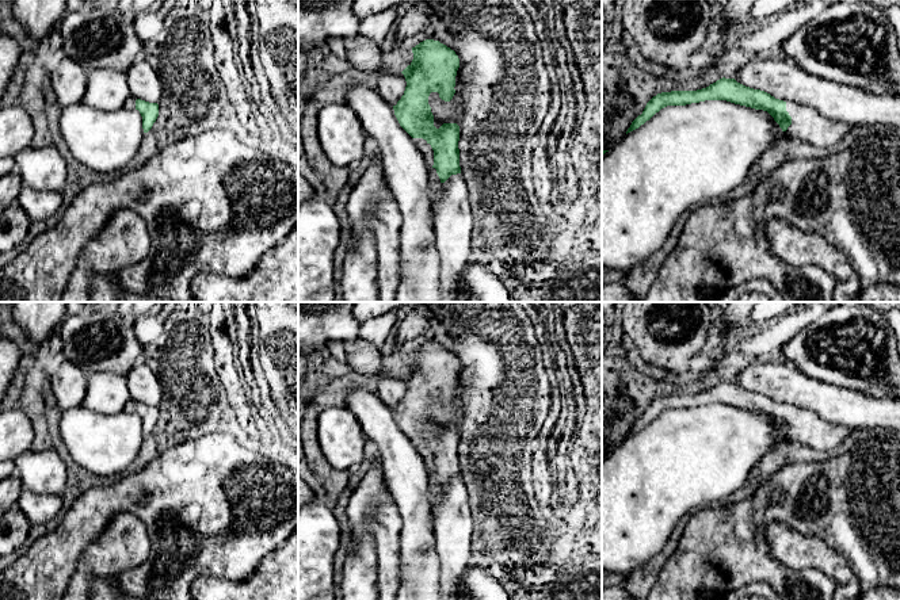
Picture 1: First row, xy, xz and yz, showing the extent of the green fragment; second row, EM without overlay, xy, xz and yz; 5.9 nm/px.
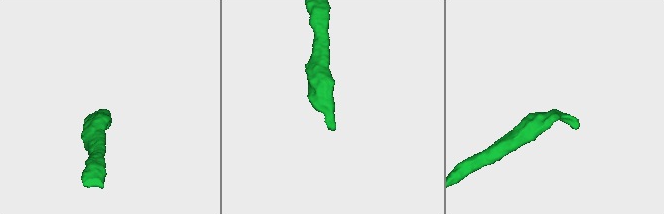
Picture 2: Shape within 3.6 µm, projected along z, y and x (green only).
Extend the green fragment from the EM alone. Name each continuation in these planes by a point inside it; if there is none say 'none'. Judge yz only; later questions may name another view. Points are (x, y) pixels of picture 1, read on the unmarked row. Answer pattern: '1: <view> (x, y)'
1: yz (808, 428)

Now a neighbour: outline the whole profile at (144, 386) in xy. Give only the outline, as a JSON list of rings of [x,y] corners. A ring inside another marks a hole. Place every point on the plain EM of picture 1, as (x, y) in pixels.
[[[138,360],[125,378],[133,401],[159,408],[161,385],[156,374],[144,360]]]

